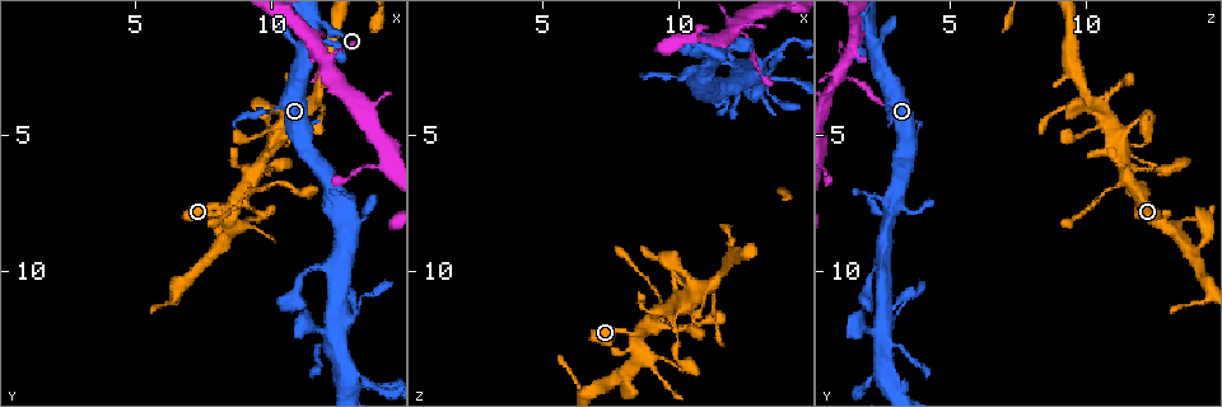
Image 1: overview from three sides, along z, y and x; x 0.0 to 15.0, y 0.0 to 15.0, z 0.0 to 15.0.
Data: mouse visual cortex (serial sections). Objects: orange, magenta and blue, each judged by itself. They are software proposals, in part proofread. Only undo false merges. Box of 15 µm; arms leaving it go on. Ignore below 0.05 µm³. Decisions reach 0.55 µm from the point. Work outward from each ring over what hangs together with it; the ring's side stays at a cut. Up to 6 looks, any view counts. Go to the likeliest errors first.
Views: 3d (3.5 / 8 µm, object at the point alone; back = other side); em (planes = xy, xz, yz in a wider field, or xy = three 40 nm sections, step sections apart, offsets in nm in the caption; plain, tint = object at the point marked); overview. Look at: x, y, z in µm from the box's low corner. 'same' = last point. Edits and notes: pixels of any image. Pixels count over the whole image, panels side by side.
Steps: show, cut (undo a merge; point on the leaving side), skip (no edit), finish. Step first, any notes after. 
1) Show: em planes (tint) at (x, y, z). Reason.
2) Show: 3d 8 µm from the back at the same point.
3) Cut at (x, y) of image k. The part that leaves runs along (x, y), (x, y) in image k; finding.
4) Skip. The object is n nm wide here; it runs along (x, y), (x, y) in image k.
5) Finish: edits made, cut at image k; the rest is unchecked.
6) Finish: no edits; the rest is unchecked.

Show: 3d 3.5 µm from the back at (9.4, 6.9, 11.1). Sudden change in width.

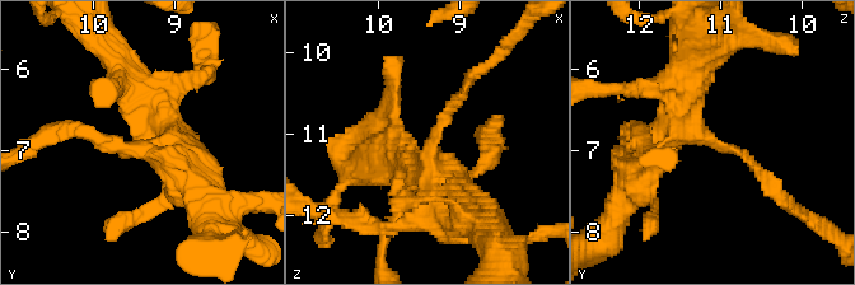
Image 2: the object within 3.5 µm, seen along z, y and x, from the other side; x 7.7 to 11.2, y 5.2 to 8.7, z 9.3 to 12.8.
Skip. The arms are 150, 400 nm wide; it runs along (459, 191), (433, 139), (471, 76) in image 2; continuous, no second cell.

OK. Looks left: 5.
Show: 3d 3.5 µm at (12.9, 14.0, 2.7). Looks like a crossing.

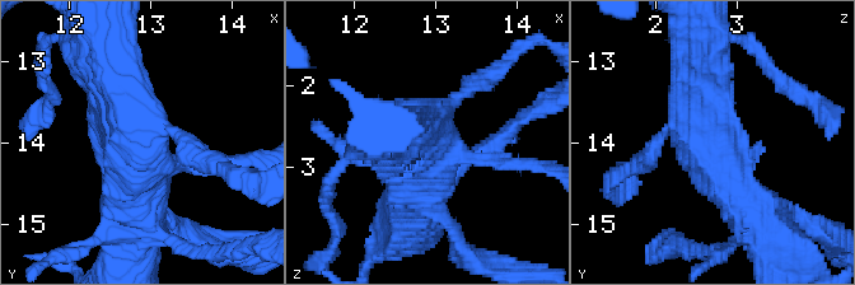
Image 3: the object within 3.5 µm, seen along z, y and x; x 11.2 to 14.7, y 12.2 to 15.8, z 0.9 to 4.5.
Show: em xy step 2 (tint) at (12.85, 14.15, 2.55).

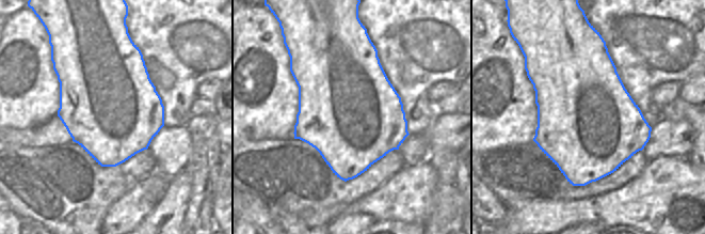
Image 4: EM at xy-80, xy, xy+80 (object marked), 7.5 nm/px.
Skip. It runs along (696, 55), (699, 149), (742, 196) in image 3; one cell here.

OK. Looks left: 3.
Show: 3d 3.5 µm from the back at (10.6, 4.3, 10.7). Four or more arms meet.

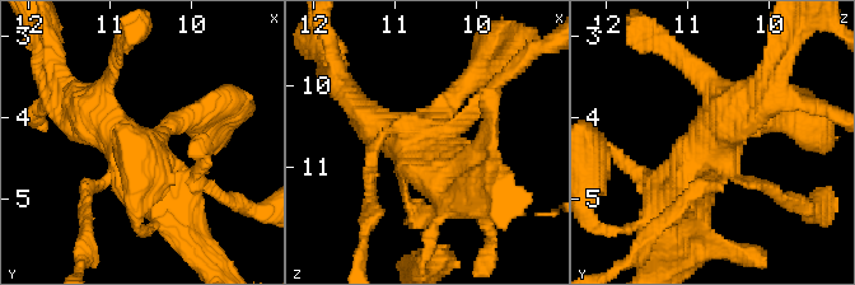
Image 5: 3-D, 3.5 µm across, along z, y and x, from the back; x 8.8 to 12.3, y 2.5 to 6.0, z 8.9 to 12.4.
Show: em xy step 5 (tint) at the same point.

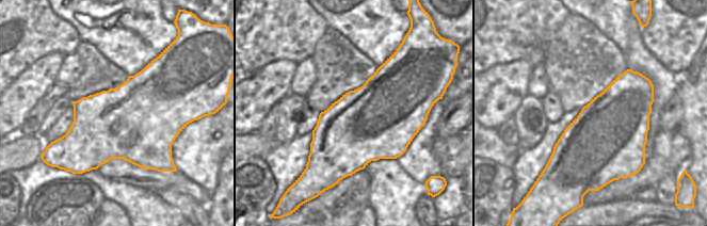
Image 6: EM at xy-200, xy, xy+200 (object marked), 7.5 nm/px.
Show: em planes (tint) at the same point.

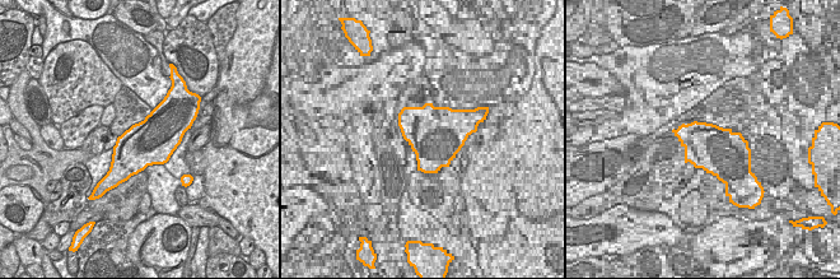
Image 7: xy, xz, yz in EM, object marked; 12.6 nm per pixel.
Skip. It runs along (167, 200), (127, 145), (65, 98) in image 5; all the same cell.

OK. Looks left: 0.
Finish: no edits; the rest is unchecked.

